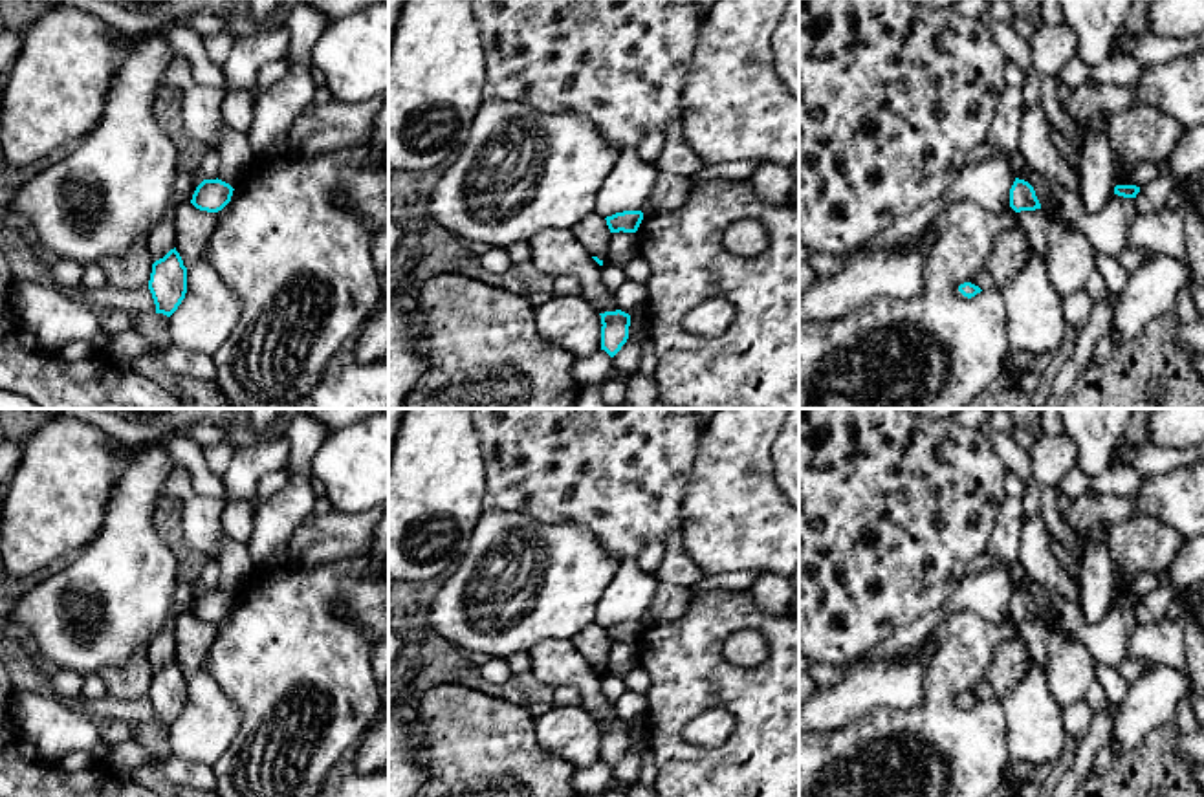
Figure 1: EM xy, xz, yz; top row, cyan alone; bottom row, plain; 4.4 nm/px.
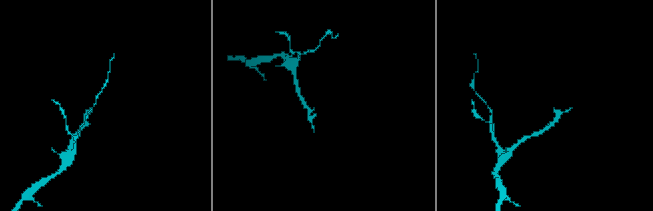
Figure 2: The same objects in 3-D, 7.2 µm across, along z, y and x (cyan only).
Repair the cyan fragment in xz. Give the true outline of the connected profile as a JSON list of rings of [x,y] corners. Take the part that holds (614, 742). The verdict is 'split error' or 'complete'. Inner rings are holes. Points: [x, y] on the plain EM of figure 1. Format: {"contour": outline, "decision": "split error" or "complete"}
{"contour": [[[616,720],[601,726],[601,760],[614,768],[629,749],[630,726]]], "decision": "complete"}

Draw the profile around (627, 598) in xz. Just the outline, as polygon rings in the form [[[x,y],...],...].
[[[636,561],[619,562],[616,577],[597,603],[594,621],[603,628],[623,621],[641,621],[658,586],[656,573],[643,572]]]

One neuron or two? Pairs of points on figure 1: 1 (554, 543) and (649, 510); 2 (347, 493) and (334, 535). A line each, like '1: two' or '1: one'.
1: two
2: two

